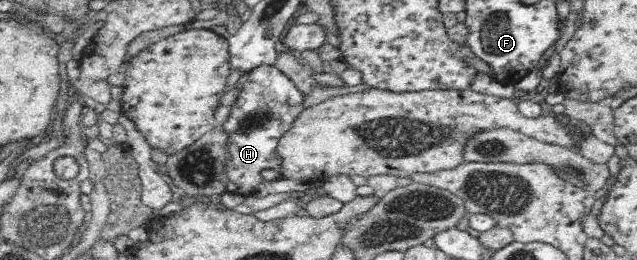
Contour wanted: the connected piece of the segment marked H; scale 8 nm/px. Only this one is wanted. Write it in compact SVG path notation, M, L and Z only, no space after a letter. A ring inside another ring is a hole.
M259 65L243 77L230 117L222 124L227 137L227 158L223 167L226 192L251 196L266 183L262 177L266 169L276 171L278 177L284 173L284 158L278 152L278 143L303 113L304 100L304 94L295 83L275 65Z

